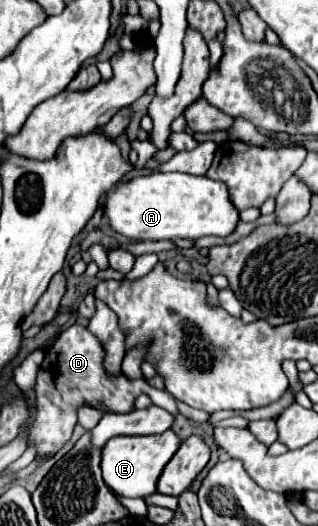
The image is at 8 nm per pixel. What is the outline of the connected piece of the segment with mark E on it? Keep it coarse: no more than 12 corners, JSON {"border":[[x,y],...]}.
{"border":[[168,430],[116,436],[102,478],[120,496],[146,498],[180,446]]}

